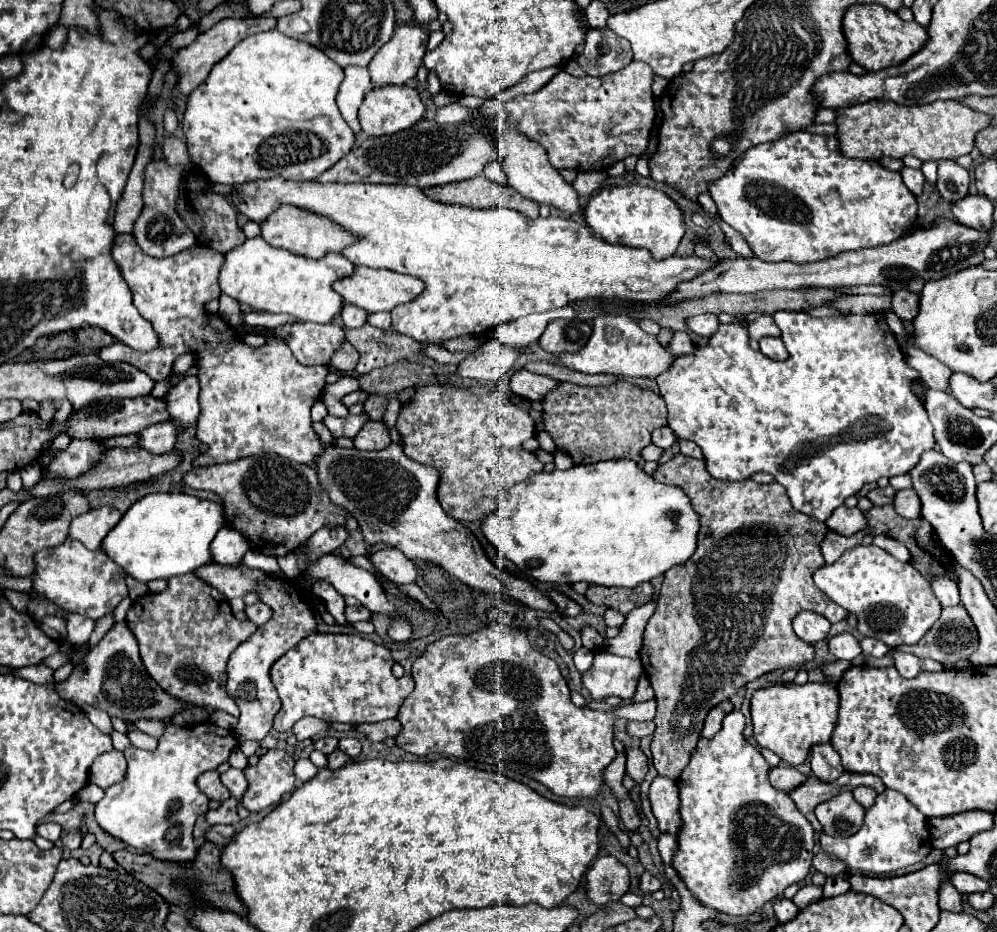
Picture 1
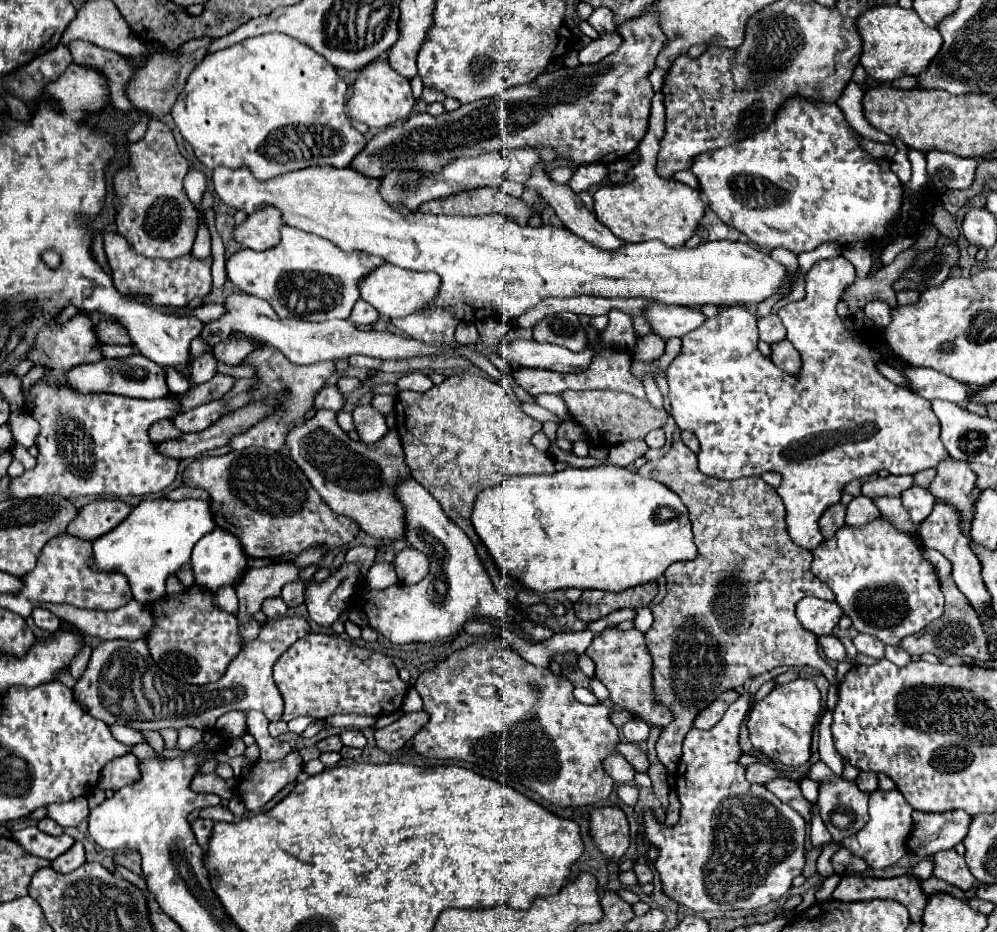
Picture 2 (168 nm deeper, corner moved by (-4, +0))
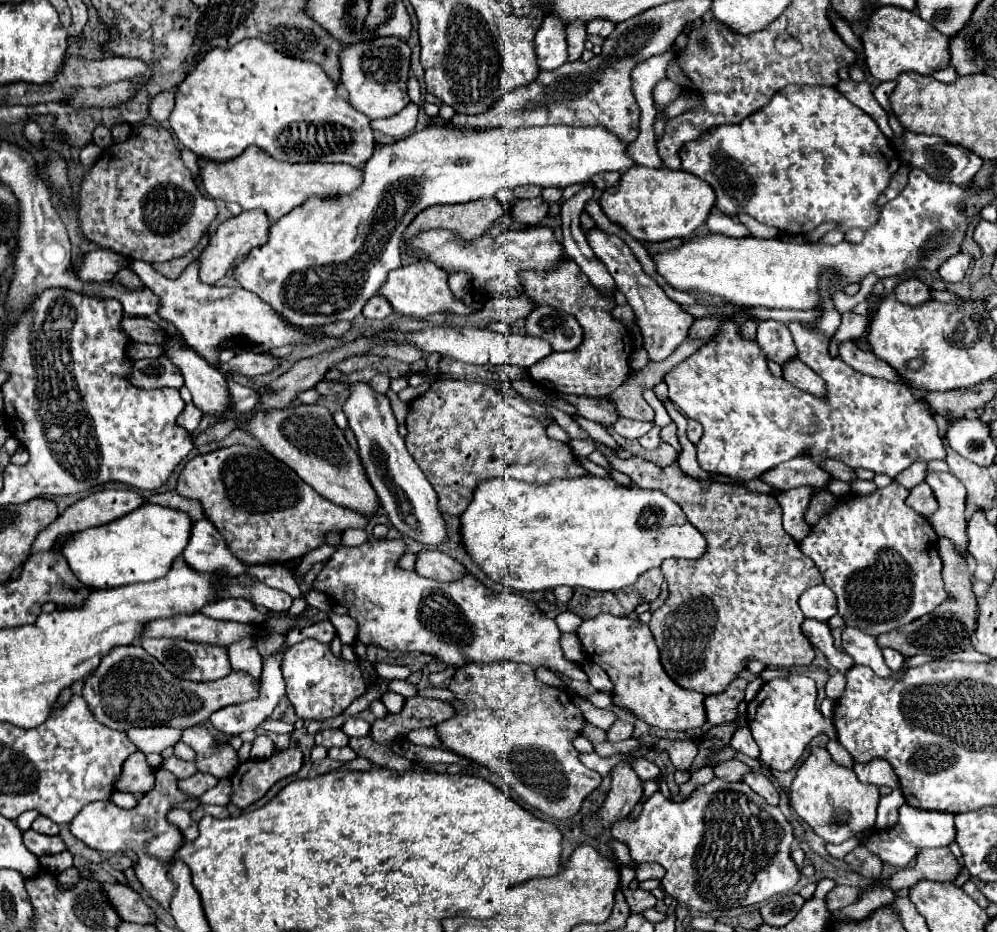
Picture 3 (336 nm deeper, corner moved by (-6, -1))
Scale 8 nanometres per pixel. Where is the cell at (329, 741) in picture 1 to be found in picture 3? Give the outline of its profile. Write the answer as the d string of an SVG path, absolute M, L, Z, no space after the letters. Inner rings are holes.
M324 729L316 733L316 745L322 745L326 749L330 747L344 747L348 745L348 737L342 729Z

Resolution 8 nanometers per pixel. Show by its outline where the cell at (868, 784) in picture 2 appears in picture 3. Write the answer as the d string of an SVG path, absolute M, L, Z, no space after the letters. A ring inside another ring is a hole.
M872 759L868 763L854 763L854 773L862 783L872 783L872 785L886 785L890 789L898 787L898 777L892 769L892 765L884 759Z

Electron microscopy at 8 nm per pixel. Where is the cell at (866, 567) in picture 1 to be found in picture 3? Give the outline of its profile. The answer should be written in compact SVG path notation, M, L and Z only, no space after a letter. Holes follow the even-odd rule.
M892 481L890 485L886 485L886 487L882 487L882 489L876 489L876 491L870 493L870 495L850 495L850 493L848 493L848 495L840 497L840 499L836 501L834 509L830 509L824 517L820 517L820 521L818 521L816 525L812 525L810 533L800 541L800 551L816 563L816 567L818 567L822 579L824 579L824 585L828 585L828 587L836 593L836 599L838 599L838 615L844 619L844 623L846 623L848 627L858 627L860 631L864 631L864 633L868 633L868 635L872 635L872 637L876 637L876 635L880 635L880 633L888 633L888 631L892 631L892 629L898 629L900 625L906 625L906 623L914 621L916 617L922 617L922 615L926 615L926 613L932 613L932 609L936 609L936 607L944 601L944 597L946 597L944 581L942 581L942 575L940 575L940 571L942 571L942 561L940 561L938 551L936 551L938 535L934 533L934 529L932 529L932 525L928 523L926 517L918 515L912 507L906 505L908 493L910 493L910 491L908 491L906 487L902 487L900 483L896 483L896 481Z

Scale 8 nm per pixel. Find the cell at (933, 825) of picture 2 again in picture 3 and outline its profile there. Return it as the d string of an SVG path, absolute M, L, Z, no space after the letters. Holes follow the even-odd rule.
M904 803L898 811L898 823L894 827L876 829L868 837L860 841L866 849L876 853L884 863L888 861L894 867L906 867L920 849L924 847L946 847L954 841L956 829L954 829L954 815L952 813L928 813L924 809L916 809L908 803Z

